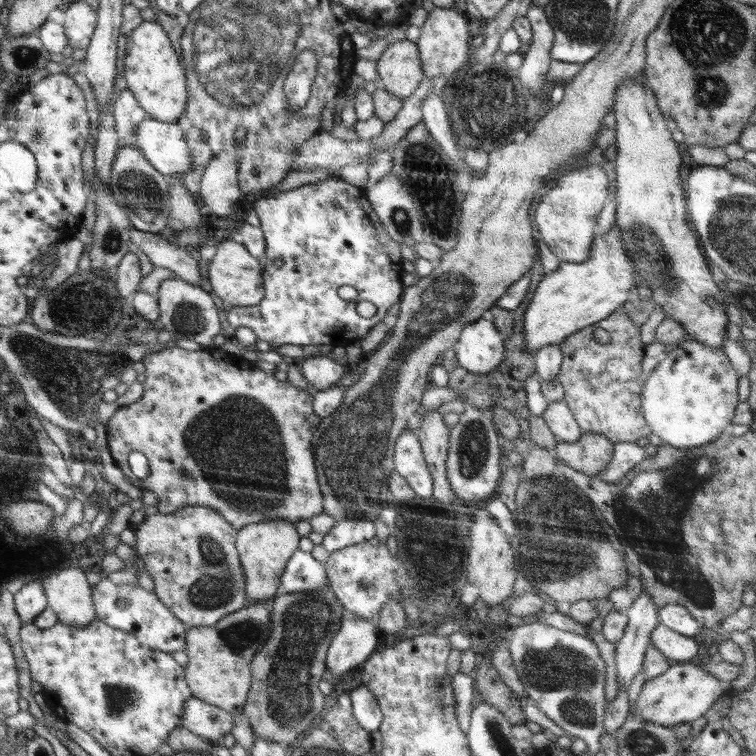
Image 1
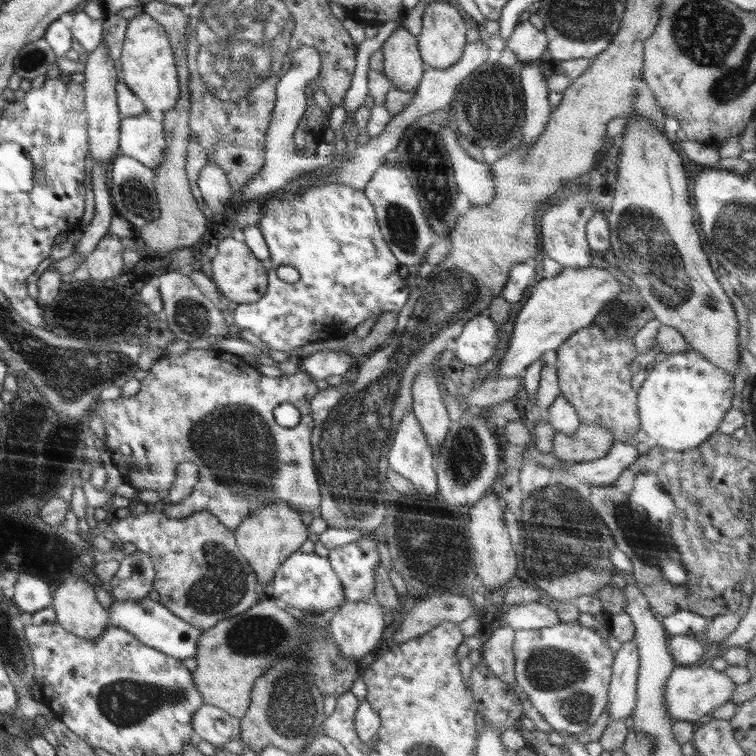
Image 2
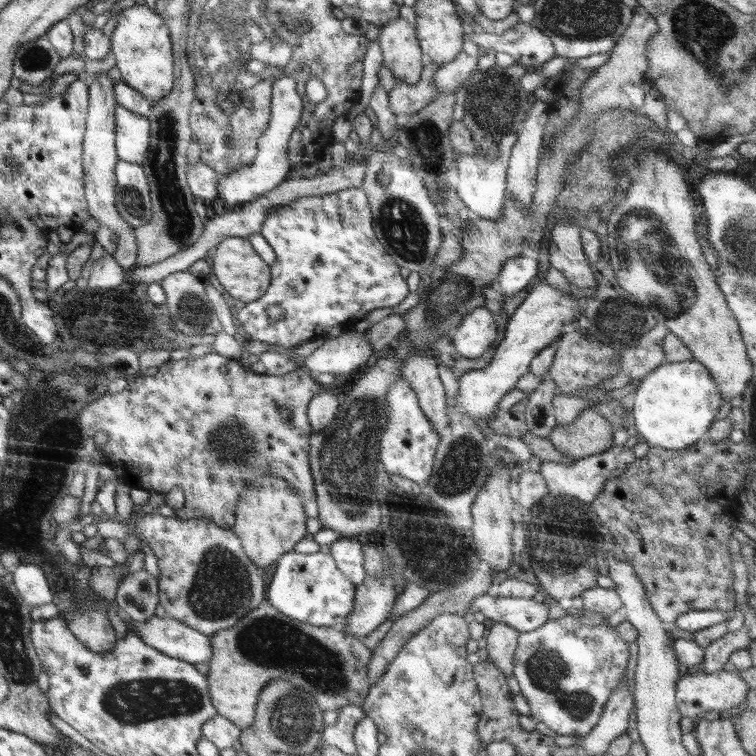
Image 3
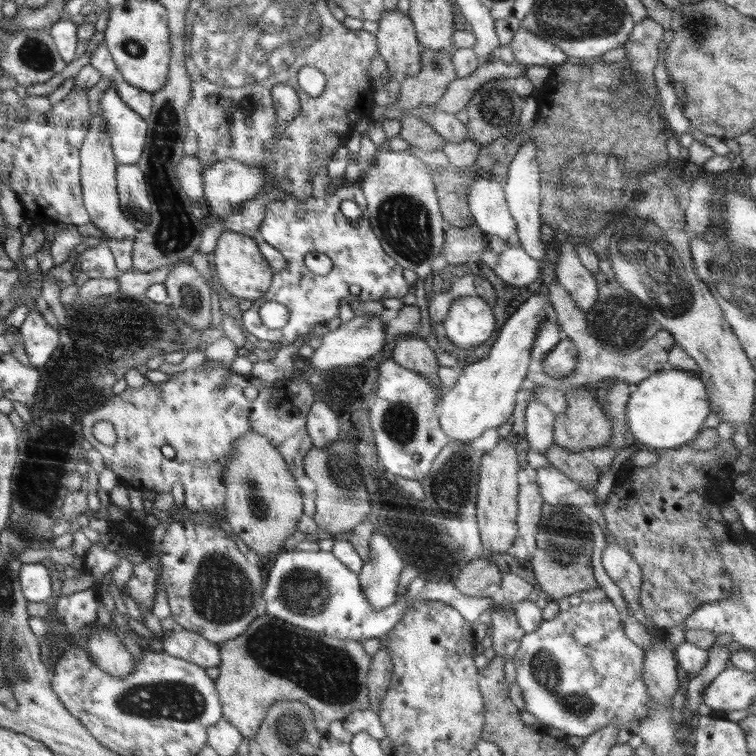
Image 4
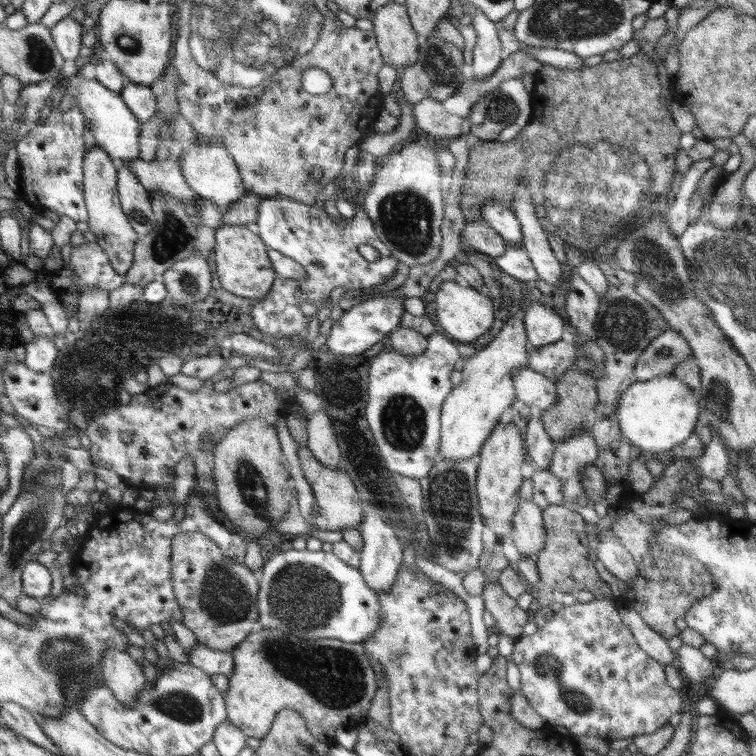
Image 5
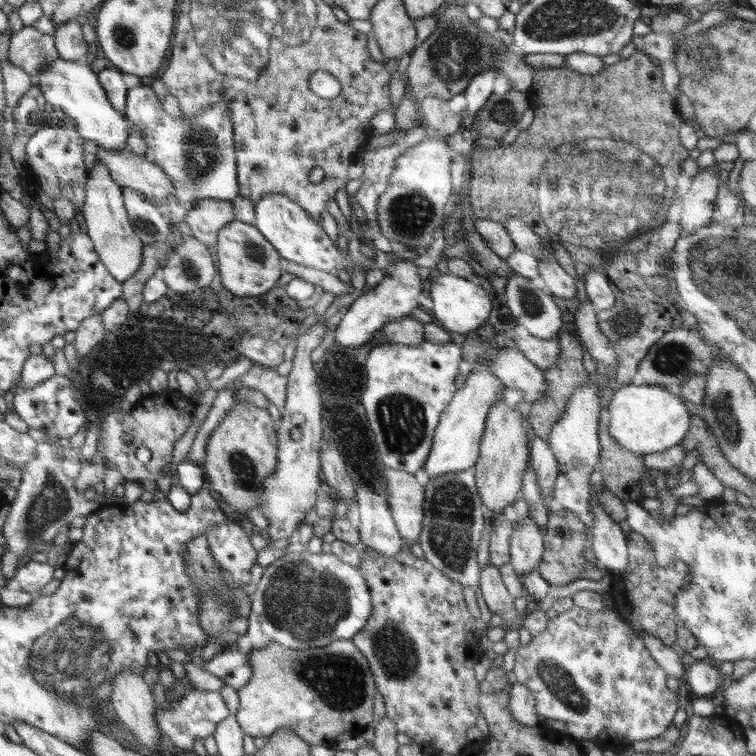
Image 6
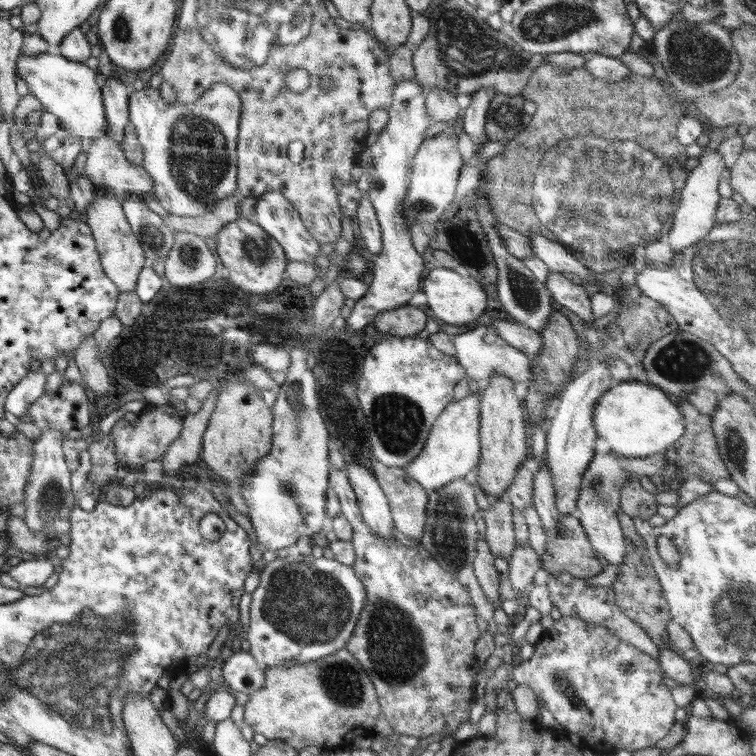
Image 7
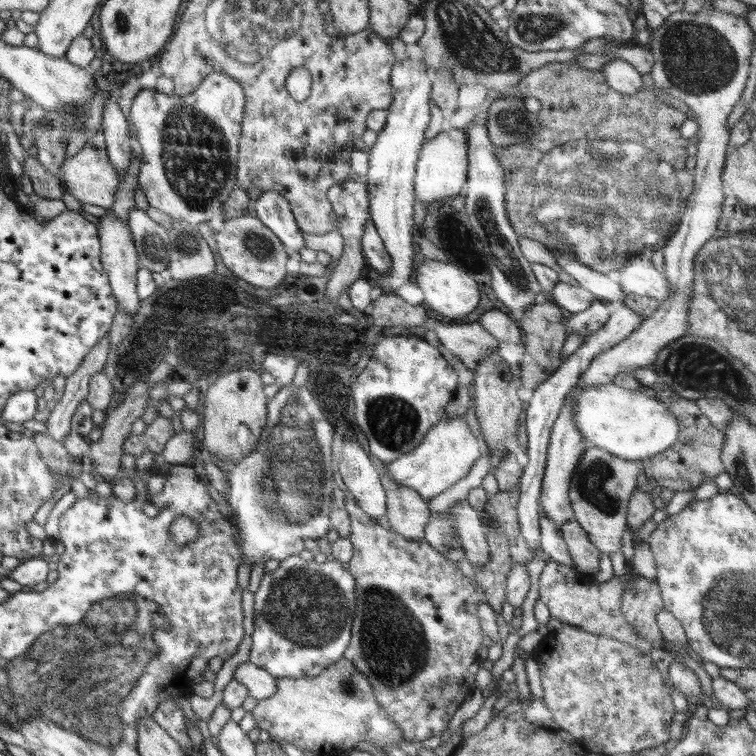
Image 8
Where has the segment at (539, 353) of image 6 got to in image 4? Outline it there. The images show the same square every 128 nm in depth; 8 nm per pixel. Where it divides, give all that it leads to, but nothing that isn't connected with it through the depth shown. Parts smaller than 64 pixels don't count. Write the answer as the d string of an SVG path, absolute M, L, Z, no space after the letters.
M566 337L549 351L539 367L550 379L566 379L574 373L578 360L576 345Z

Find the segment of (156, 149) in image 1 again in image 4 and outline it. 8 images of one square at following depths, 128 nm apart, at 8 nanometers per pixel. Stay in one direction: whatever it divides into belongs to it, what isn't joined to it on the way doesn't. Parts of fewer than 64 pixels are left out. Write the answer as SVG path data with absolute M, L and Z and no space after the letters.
M114 86L104 91L99 108L107 122L106 132L111 138L118 164L137 164L148 135L146 118L136 114L136 111L120 98Z

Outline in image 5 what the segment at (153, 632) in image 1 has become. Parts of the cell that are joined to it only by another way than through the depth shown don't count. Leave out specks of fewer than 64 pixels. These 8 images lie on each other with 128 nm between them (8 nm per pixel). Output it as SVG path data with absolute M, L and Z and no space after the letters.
M196 643L194 650L188 654L190 665L205 670L209 675L225 674L229 678L234 670L234 657L232 657L234 650L210 649L205 644Z

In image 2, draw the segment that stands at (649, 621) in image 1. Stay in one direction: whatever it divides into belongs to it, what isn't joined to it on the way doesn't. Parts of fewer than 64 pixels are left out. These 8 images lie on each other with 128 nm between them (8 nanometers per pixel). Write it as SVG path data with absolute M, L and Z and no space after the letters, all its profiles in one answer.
M633 638L623 642L611 665L611 681L607 692L610 720L624 721L637 704L636 687L639 669L638 645Z

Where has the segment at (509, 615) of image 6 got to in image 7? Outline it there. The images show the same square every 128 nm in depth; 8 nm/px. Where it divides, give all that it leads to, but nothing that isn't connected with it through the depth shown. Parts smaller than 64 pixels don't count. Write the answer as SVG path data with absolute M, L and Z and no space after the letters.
M479 534L479 539L476 543L477 555L473 562L473 571L486 598L499 610L503 600L499 595L500 581L498 569L495 567L495 556L490 552L488 543L480 538L481 535Z

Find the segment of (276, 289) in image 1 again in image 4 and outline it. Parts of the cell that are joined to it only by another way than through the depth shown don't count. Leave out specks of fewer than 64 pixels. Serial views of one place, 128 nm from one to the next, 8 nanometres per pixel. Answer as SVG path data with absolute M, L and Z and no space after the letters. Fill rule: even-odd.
M347 183L331 195L314 195L302 200L286 196L280 200L269 202L266 205L264 218L260 225L258 237L270 244L270 246L277 248L278 252L281 252L282 256L287 260L287 265L282 270L274 271L270 288L267 288L266 294L254 300L252 306L242 314L242 326L244 326L246 333L254 337L257 342L267 340L275 343L292 343L300 336L310 332L312 327L318 324L318 322L326 323L328 320L339 316L338 308L340 308L340 302L342 300L348 302L350 305L355 300L366 301L383 300L384 298L404 298L409 292L410 285L402 275L403 268L384 252L380 241L371 229L367 200L363 195L363 190L359 183ZM342 200L353 200L356 202L363 212L362 216L354 222L346 218L340 211ZM308 252L322 252L322 254L326 254L333 262L332 270L326 275L312 273L304 265L304 256ZM352 284L360 286L360 294L354 295L350 293L350 286ZM268 301L281 302L289 310L288 322L281 329L270 329L264 326L260 320L258 309L264 302Z

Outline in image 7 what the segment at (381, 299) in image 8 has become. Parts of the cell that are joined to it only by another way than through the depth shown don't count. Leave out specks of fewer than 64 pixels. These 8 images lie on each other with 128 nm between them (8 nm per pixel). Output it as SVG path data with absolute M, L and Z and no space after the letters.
M405 304L386 312L381 312L374 322L374 326L382 333L389 333L392 337L416 337L426 324L426 314L422 309Z

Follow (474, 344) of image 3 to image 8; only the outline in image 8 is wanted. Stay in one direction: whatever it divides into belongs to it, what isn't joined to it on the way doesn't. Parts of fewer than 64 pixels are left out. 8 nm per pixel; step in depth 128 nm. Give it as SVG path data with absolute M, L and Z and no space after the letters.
M426 259L422 265L416 268L415 273L416 284L424 295L423 302L426 302L428 308L434 312L439 312L451 319L458 319L467 316L478 306L481 296L477 282L456 265Z

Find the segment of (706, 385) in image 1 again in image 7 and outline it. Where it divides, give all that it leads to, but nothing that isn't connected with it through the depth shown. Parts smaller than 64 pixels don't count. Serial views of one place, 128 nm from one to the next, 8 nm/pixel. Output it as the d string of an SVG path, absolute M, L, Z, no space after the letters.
M622 382L606 391L592 413L596 436L610 446L612 453L624 458L644 458L664 454L684 435L684 418L676 404L660 388L644 382Z

